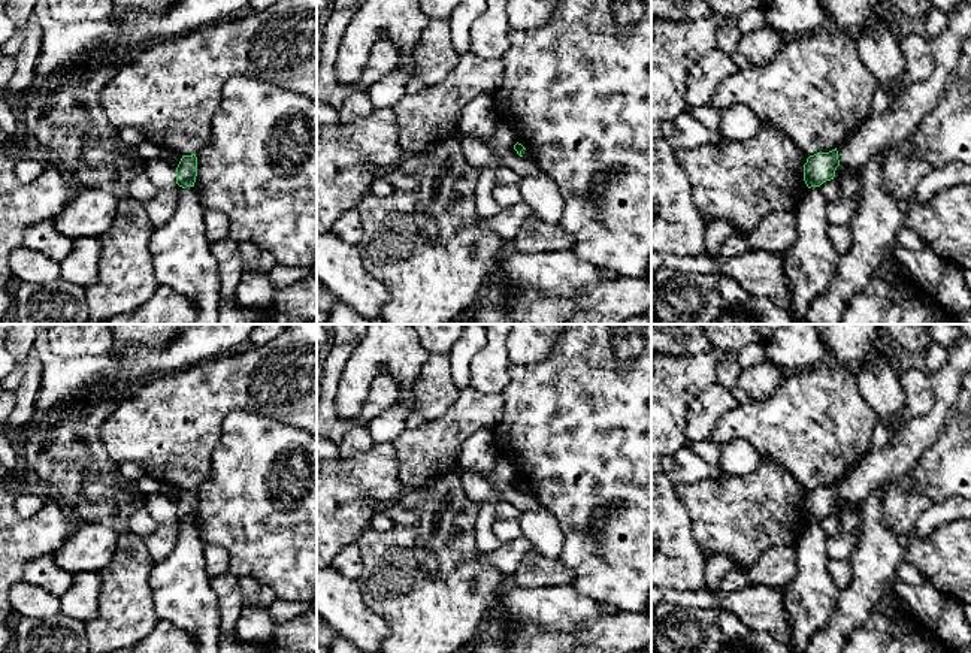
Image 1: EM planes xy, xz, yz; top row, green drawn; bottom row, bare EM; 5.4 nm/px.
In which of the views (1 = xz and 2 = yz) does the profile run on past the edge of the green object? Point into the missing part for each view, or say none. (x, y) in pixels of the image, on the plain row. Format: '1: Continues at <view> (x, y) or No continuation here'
1: No continuation here
2: No continuation here

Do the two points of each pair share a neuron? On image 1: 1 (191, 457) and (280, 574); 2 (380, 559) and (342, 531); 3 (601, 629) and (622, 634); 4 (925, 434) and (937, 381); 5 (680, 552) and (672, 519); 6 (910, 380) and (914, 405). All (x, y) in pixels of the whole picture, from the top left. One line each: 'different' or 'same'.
1: different
2: different
3: same
4: same
5: same
6: same

